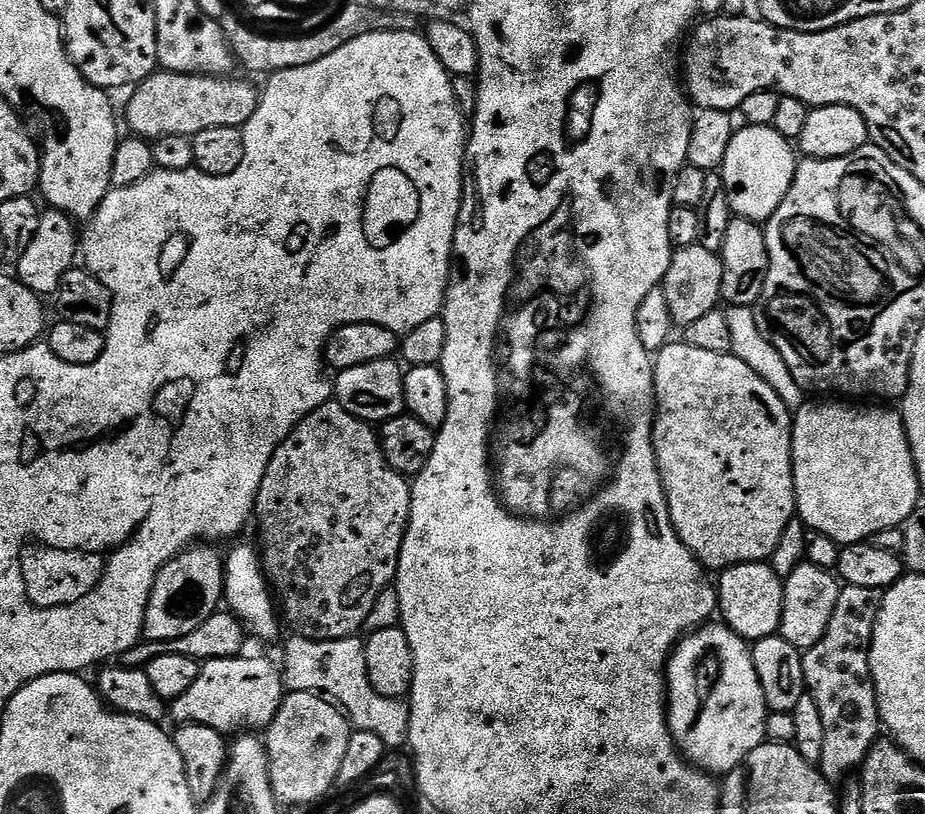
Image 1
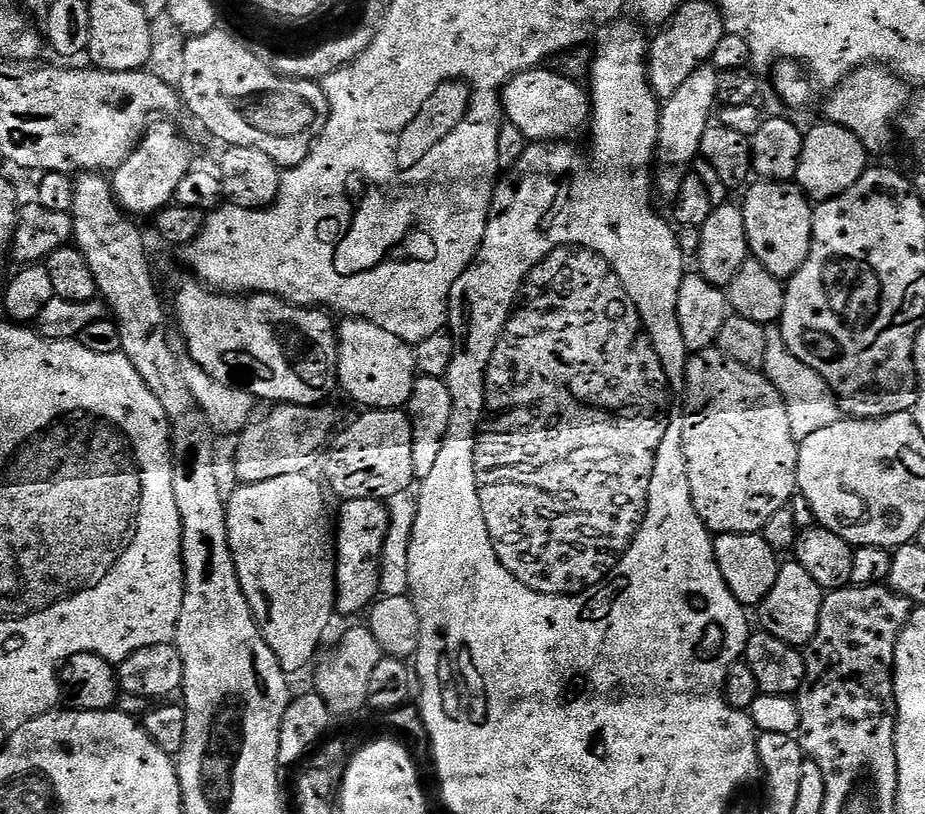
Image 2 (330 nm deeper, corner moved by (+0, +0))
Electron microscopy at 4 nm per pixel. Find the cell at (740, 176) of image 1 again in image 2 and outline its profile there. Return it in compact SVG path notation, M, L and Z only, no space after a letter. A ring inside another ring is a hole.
M760 178L755 182L747 185L748 193L742 199L748 251L770 274L791 278L810 250L813 205L795 182L781 182L776 178Z

